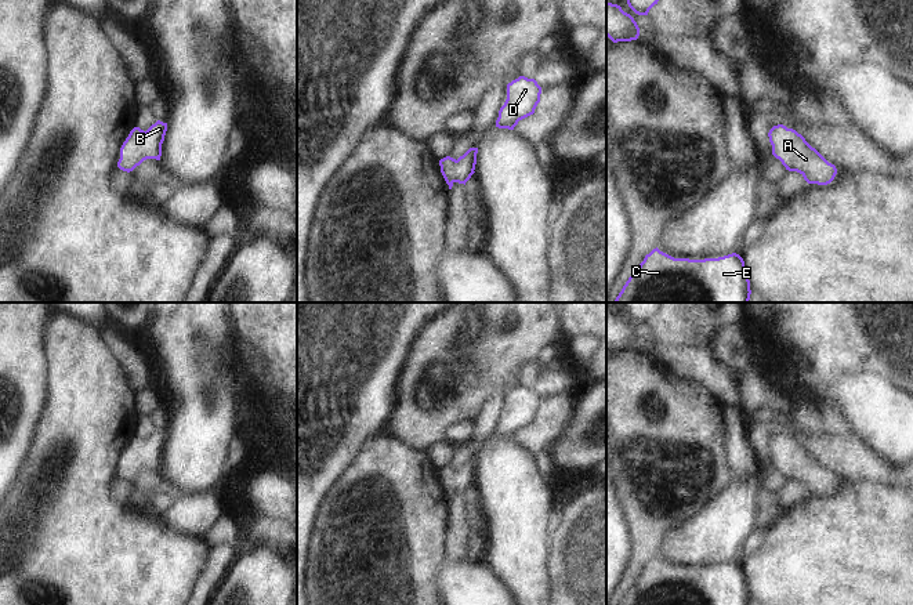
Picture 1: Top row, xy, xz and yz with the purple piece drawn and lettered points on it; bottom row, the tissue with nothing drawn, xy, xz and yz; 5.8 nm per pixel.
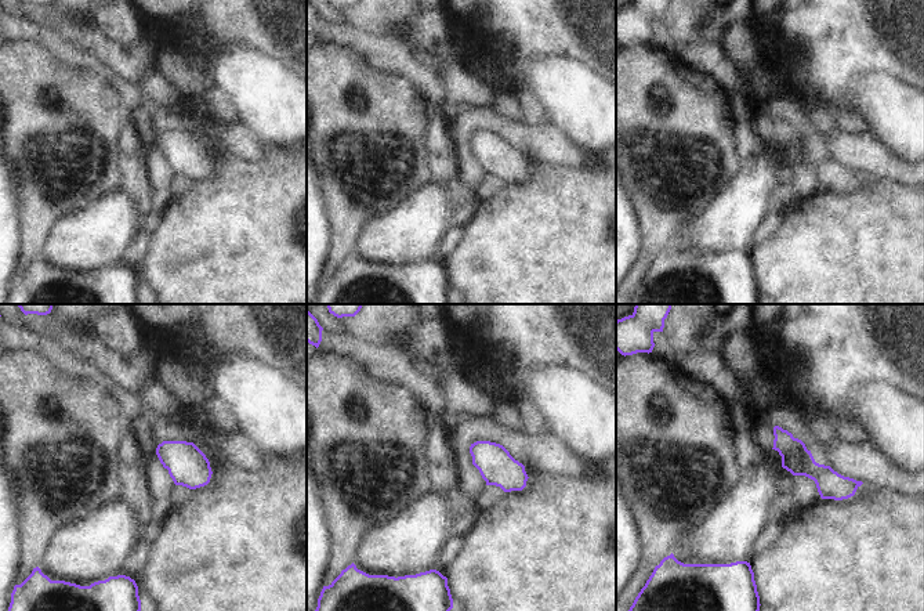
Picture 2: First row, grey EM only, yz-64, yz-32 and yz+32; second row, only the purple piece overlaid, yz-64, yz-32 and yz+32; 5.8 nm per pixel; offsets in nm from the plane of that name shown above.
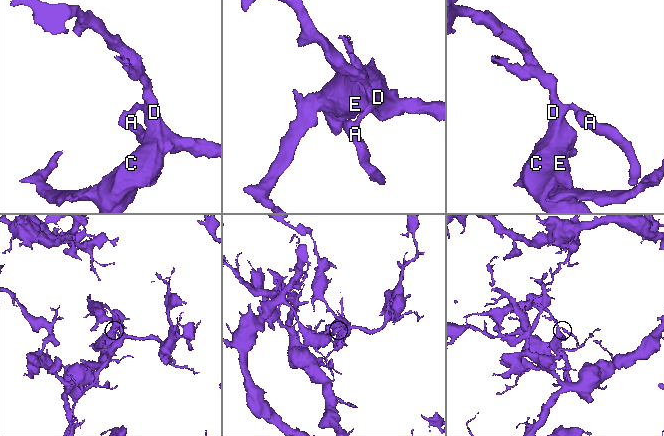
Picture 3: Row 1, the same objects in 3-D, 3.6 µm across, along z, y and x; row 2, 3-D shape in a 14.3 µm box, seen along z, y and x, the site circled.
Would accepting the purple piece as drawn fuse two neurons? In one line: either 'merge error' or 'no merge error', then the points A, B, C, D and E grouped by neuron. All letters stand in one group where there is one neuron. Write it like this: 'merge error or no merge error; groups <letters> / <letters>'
no merge error; groups A B C D E

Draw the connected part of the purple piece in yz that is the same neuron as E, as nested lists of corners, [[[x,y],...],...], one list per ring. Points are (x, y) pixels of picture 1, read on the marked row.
[[[657,247],[645,256],[613,302],[749,302],[750,280],[743,258],[728,254],[718,258],[674,258]]]

